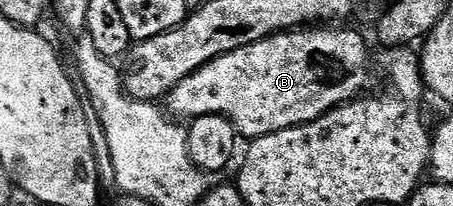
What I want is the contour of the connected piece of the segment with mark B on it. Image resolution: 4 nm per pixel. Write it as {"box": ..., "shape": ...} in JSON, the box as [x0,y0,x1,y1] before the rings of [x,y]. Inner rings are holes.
{"box":[167,27,373,139],"shape":[[[298,27],[284,33],[274,33],[247,47],[239,47],[239,51],[216,57],[211,63],[199,67],[199,71],[187,75],[183,83],[170,91],[167,98],[168,112],[181,119],[207,115],[226,117],[242,138],[252,139],[305,125],[332,109],[338,109],[340,105],[346,105],[348,101],[356,101],[373,81],[373,69],[369,66],[369,49],[365,46],[364,35],[353,29],[317,28]]]}

